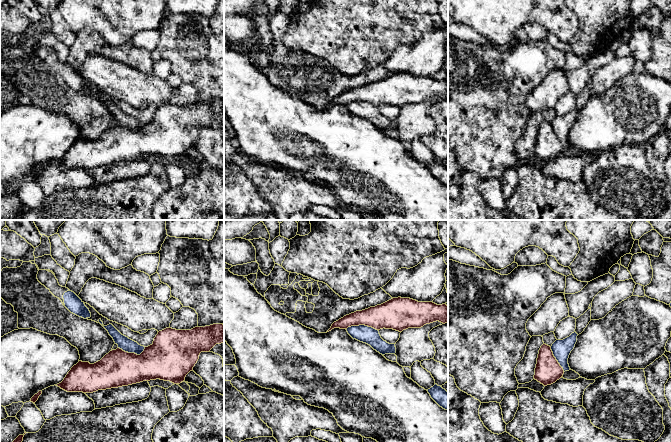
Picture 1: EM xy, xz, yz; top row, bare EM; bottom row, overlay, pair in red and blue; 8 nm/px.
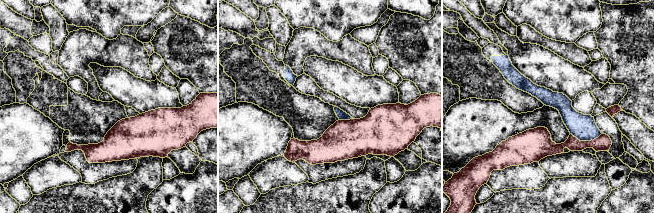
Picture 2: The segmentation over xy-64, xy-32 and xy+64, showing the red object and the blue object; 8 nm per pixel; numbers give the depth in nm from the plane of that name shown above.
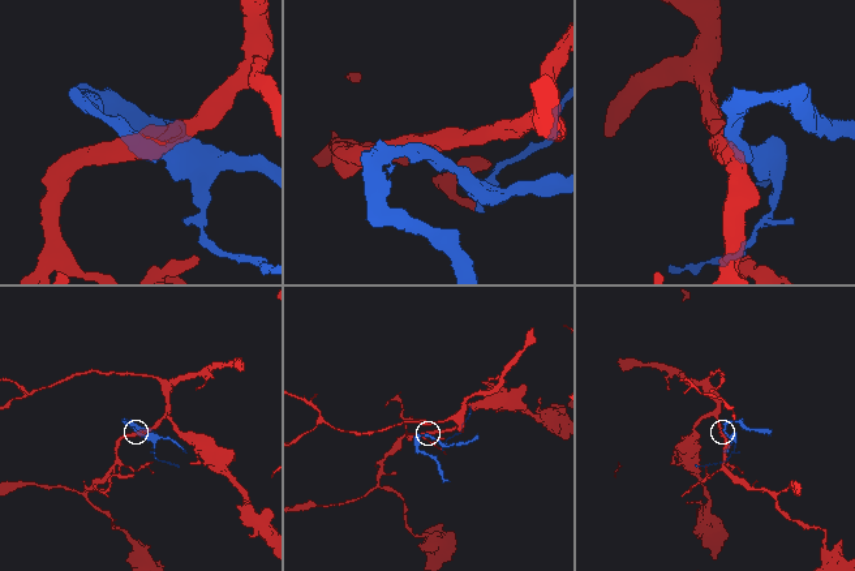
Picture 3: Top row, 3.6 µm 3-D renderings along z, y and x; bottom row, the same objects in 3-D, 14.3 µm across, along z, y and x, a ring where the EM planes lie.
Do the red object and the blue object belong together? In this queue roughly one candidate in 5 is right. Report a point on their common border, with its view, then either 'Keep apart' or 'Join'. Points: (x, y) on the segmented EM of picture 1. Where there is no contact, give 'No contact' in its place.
Touches red at xz (362, 324). Keep apart

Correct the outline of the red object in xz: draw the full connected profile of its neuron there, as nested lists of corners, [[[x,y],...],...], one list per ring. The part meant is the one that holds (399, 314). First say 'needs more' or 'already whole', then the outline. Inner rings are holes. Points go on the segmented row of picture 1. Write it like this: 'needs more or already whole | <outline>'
already whole | [[[398,297],[393,298],[381,305],[346,315],[334,322],[327,332],[334,328],[347,329],[348,327],[359,325],[372,327],[376,330],[385,328],[402,332],[408,328],[421,328],[426,324],[436,321],[443,324],[448,323],[448,306],[446,304],[437,305],[433,302],[418,302],[410,298]]]

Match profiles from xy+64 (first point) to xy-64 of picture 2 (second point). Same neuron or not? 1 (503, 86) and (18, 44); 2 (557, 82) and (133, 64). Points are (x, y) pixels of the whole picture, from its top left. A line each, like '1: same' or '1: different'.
1: different
2: different

